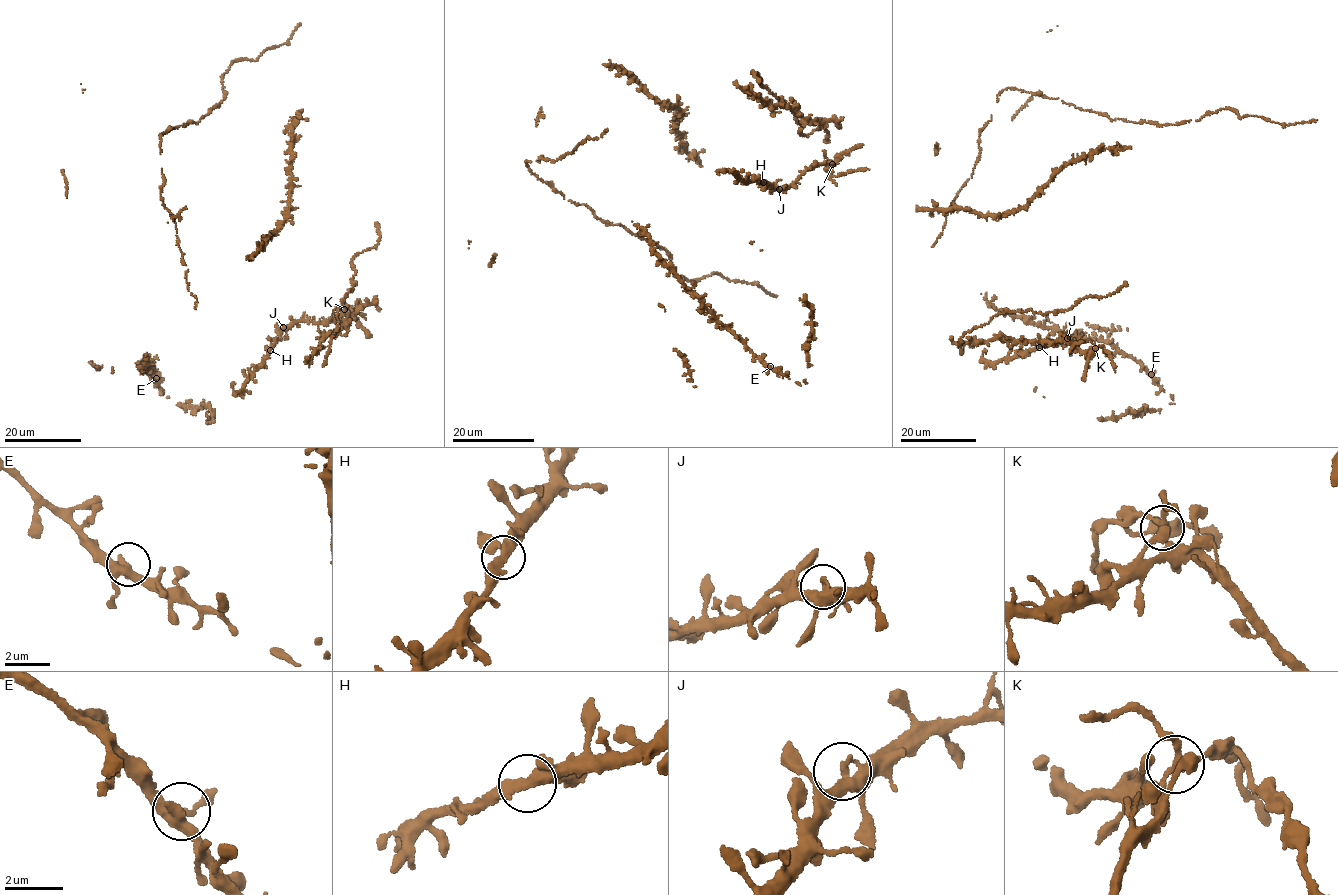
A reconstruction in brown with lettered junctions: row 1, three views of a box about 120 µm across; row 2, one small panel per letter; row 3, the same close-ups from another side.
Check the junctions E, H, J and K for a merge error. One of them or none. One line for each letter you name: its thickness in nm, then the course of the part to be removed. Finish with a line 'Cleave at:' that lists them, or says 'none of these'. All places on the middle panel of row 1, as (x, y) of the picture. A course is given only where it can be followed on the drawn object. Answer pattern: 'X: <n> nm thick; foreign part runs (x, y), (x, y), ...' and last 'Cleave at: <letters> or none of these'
K: 240 nm thick; foreign part runs (832, 164), (831, 174), (835, 177), (868, 170)
Cleave at: K

